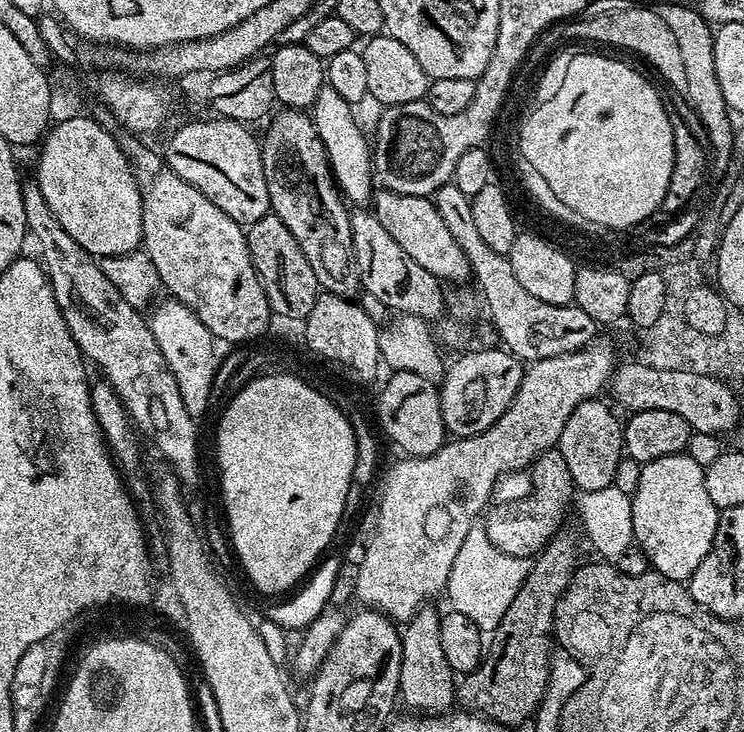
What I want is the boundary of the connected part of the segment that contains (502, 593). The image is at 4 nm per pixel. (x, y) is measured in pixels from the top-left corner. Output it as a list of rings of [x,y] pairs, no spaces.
[[[477,526],[466,534],[454,566],[450,568],[450,578],[445,588],[451,611],[470,618],[482,632],[495,631],[498,622],[506,614],[507,607],[514,602],[514,597],[521,589],[522,582],[528,577],[530,564],[525,557],[511,556],[500,552],[486,534],[483,526]]]

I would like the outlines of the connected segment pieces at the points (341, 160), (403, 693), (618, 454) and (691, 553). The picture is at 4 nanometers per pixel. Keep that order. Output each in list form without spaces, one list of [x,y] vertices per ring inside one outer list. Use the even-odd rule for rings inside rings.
[[[327,86],[321,88],[318,98],[312,104],[310,115],[314,126],[318,130],[318,138],[326,150],[328,165],[332,167],[332,177],[336,179],[345,201],[354,206],[364,206],[374,196],[374,148],[364,137],[360,124],[356,121],[353,105],[346,102],[346,98],[338,95],[338,90]]]
[[[425,606],[403,625],[402,666],[400,667],[399,699],[405,709],[420,714],[443,714],[453,707],[456,700],[456,684],[450,662],[446,662],[446,653],[442,651],[441,613],[432,606]]]
[[[597,398],[574,406],[574,414],[570,414],[570,418],[566,418],[566,426],[562,426],[558,451],[562,458],[566,458],[572,483],[580,492],[613,487],[615,471],[618,470],[620,460],[626,456],[624,424],[602,401]]]
[[[684,452],[655,459],[654,462],[643,465],[640,480],[638,480],[638,488],[631,497],[631,522],[634,525],[633,539],[646,553],[649,565],[671,580],[681,582],[690,580],[694,570],[701,565],[706,554],[712,548],[720,513],[720,510],[710,499],[708,490],[706,490],[705,469],[698,466],[698,462],[694,462]]]

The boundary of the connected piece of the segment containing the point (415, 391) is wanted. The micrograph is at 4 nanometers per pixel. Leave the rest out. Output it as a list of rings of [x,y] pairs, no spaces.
[[[397,372],[396,392],[380,396],[380,424],[392,435],[392,440],[408,456],[429,456],[446,442],[446,429],[440,405],[440,389],[422,374]]]

